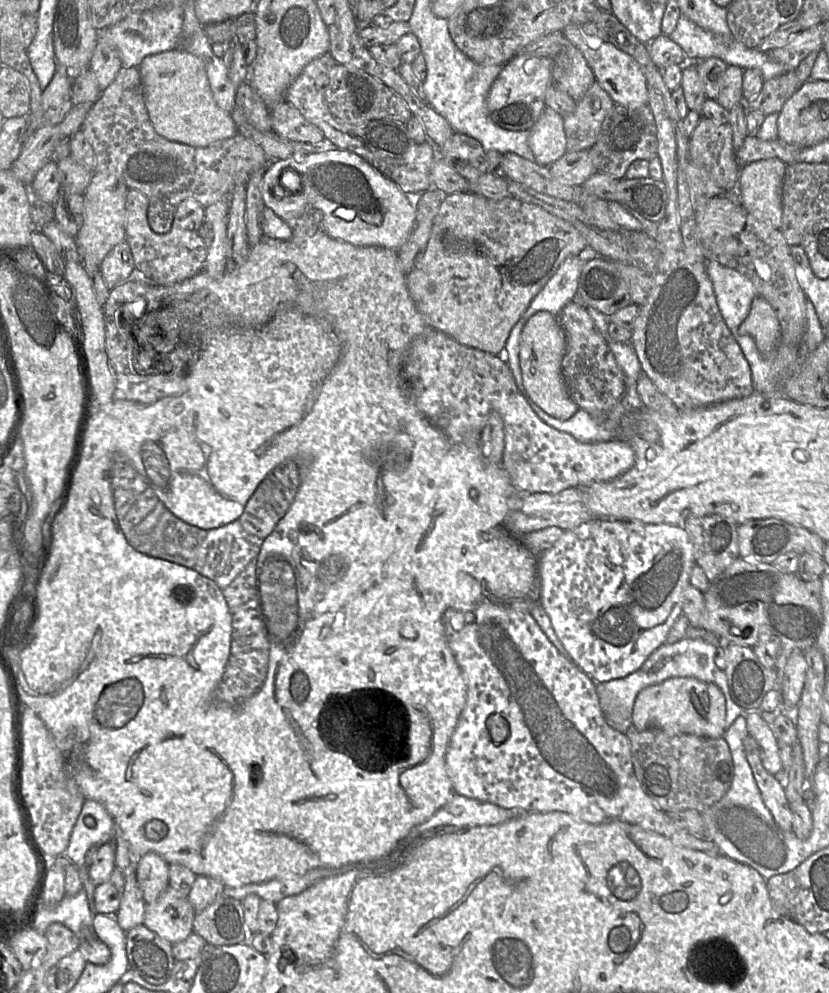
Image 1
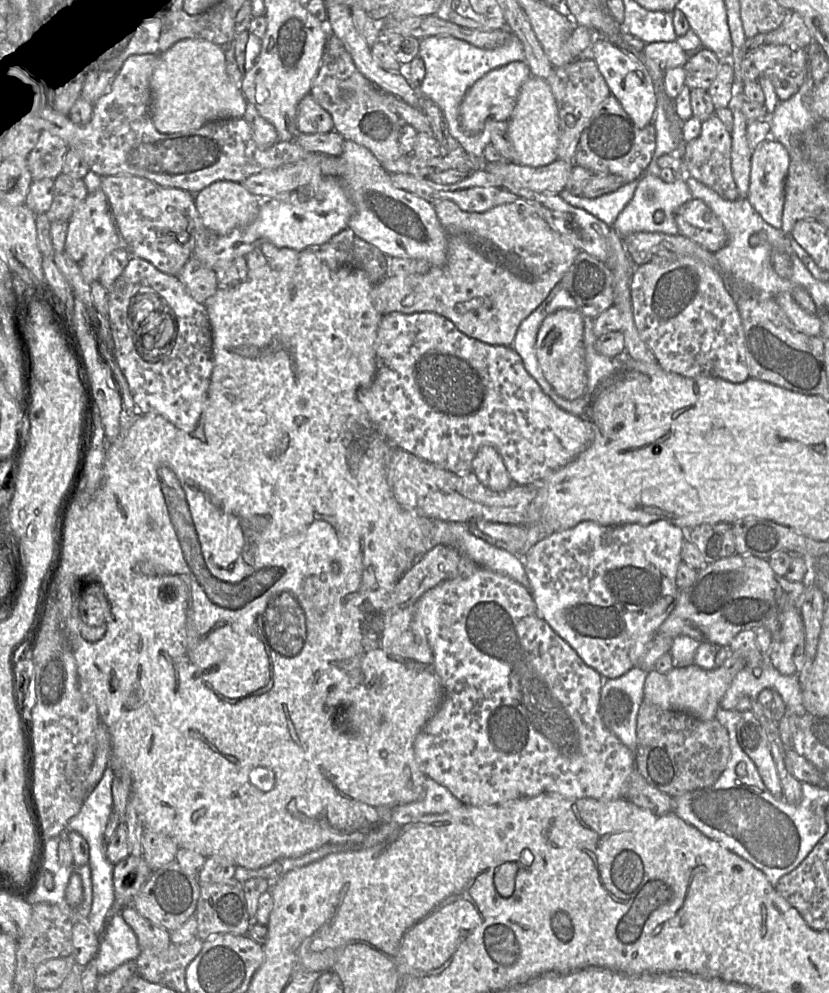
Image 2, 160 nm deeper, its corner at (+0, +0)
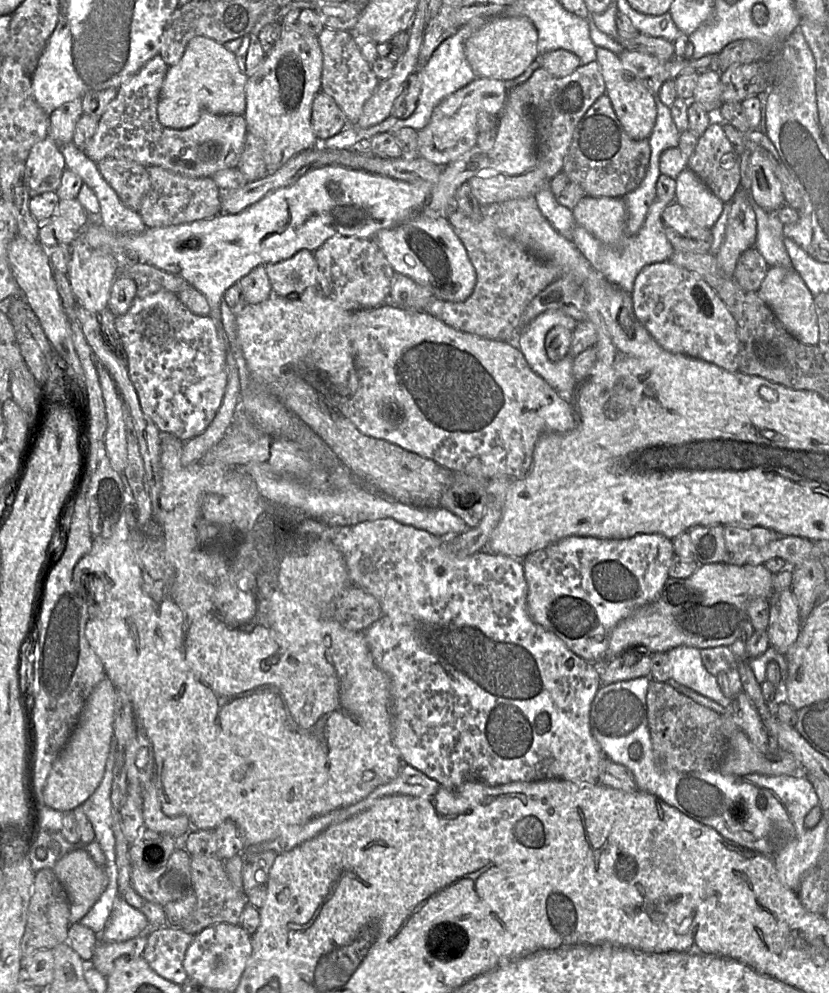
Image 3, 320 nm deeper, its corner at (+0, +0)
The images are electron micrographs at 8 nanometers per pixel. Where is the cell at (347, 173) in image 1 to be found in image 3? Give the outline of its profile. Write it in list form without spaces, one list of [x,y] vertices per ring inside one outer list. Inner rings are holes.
[[[417,216],[395,227],[378,231],[373,240],[395,273],[406,275],[420,285],[430,288],[434,298],[461,302],[473,292],[476,284],[475,268],[446,216]]]

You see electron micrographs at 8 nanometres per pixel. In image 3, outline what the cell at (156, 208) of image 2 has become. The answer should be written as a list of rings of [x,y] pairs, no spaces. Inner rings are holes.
[[[105,158],[97,167],[122,203],[138,211],[151,186],[147,167],[128,159]]]

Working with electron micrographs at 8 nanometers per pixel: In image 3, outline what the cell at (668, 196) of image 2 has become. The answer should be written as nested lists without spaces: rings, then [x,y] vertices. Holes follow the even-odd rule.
[[[542,187],[536,194],[536,201],[542,214],[563,236],[571,239],[593,267],[599,270],[611,283],[622,291],[632,293],[639,272],[647,265],[669,261],[674,250],[669,242],[662,223],[662,211],[669,204],[656,197],[649,207],[645,221],[634,235],[625,235],[618,245],[604,245],[585,228],[575,224],[571,209],[558,204],[550,189]]]

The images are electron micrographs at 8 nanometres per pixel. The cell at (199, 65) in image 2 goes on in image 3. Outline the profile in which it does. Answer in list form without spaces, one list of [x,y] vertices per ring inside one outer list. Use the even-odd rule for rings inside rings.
[[[203,36],[194,37],[188,42],[181,60],[167,69],[159,94],[158,120],[166,128],[185,129],[194,125],[203,111],[243,115],[247,79],[238,67],[235,54],[223,44]]]

